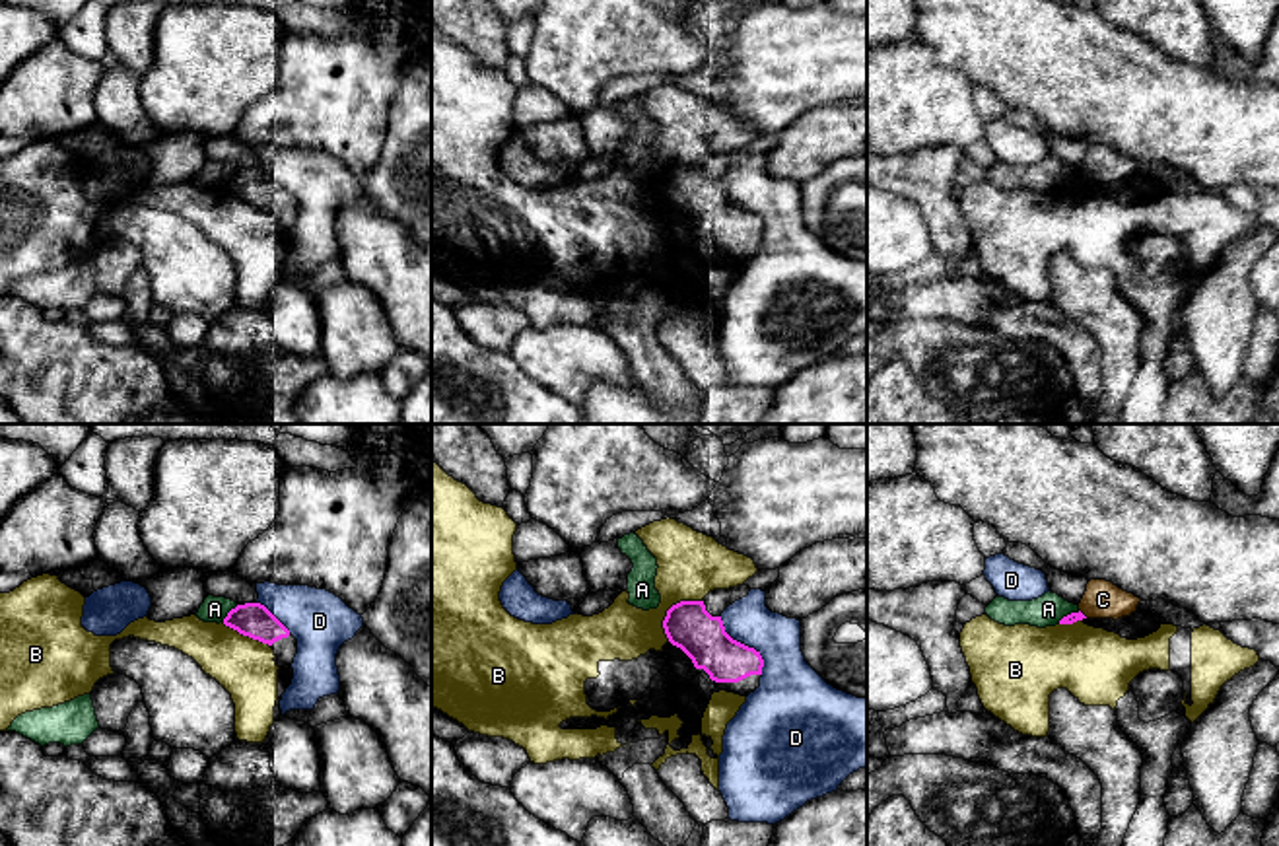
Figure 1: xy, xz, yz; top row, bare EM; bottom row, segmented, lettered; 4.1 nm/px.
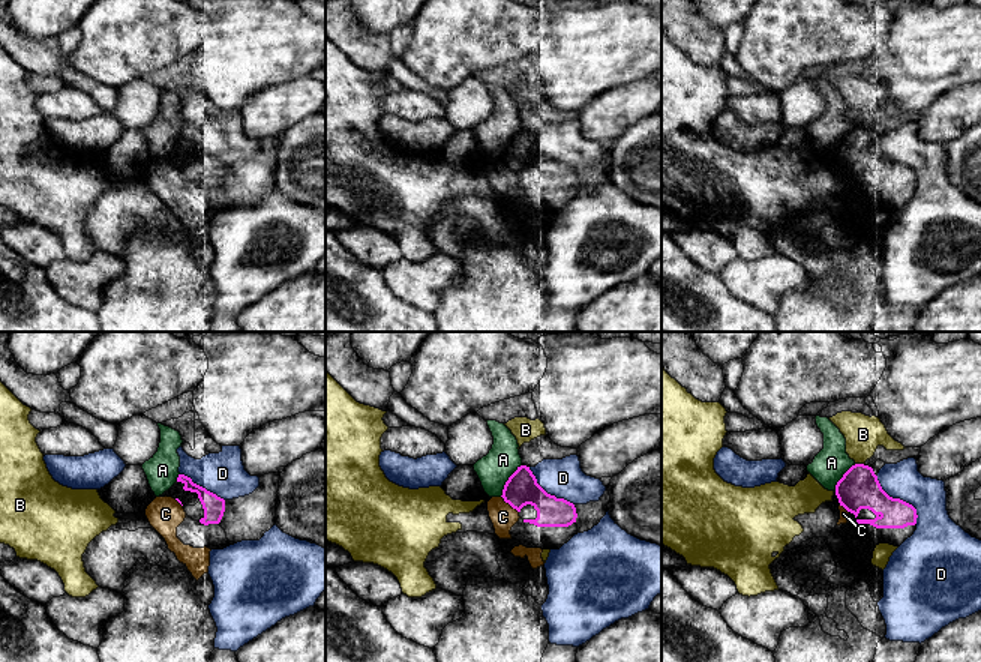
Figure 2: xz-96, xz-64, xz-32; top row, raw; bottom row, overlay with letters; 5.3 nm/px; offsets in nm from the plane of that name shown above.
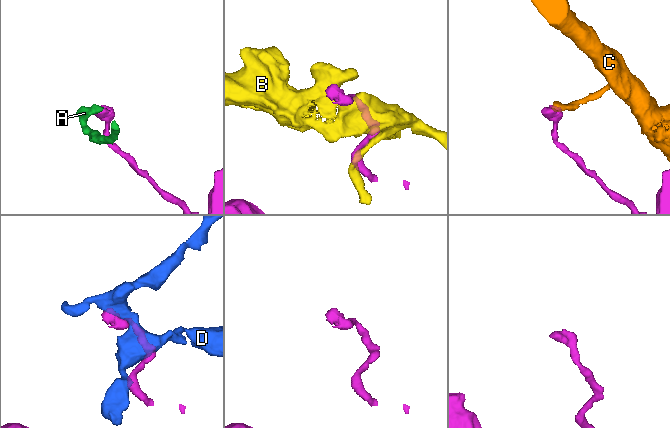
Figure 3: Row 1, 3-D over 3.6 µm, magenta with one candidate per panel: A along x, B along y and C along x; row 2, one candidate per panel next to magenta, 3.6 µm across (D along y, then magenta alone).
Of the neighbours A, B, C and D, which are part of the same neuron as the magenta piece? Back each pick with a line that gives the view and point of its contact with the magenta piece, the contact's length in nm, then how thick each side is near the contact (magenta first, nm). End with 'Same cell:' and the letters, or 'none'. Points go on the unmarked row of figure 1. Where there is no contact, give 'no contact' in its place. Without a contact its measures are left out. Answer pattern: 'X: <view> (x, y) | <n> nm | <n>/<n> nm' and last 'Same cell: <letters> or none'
Same cell: none

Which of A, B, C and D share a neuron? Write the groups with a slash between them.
A / B / C / D

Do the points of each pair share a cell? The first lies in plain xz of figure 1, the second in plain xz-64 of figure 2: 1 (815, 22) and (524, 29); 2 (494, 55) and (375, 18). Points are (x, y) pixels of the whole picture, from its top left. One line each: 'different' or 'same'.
1: different
2: different

